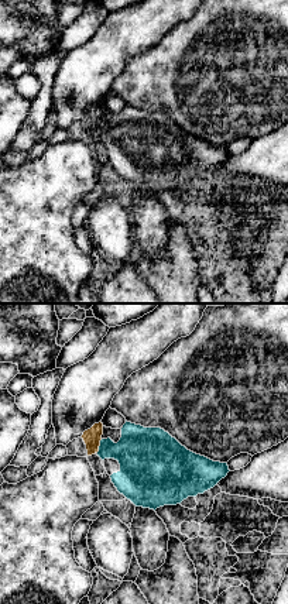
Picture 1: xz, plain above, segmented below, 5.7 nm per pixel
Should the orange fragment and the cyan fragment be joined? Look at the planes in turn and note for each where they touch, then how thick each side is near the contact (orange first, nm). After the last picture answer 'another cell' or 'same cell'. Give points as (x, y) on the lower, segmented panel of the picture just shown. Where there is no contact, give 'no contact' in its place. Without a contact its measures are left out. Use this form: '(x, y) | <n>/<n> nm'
(99, 445) | 100/280 nm

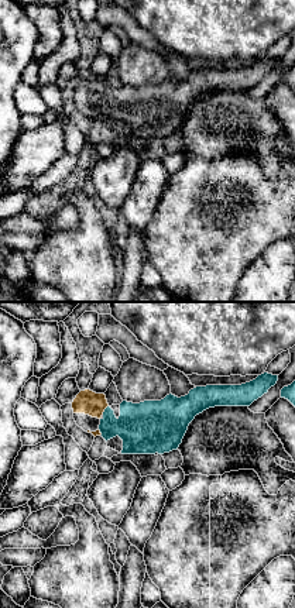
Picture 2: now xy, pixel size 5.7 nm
(105, 408) | 140/280 nm

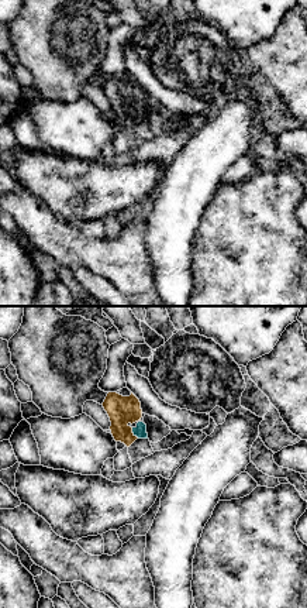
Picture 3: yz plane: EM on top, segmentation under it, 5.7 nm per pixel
(133, 433) | 160/70 nm

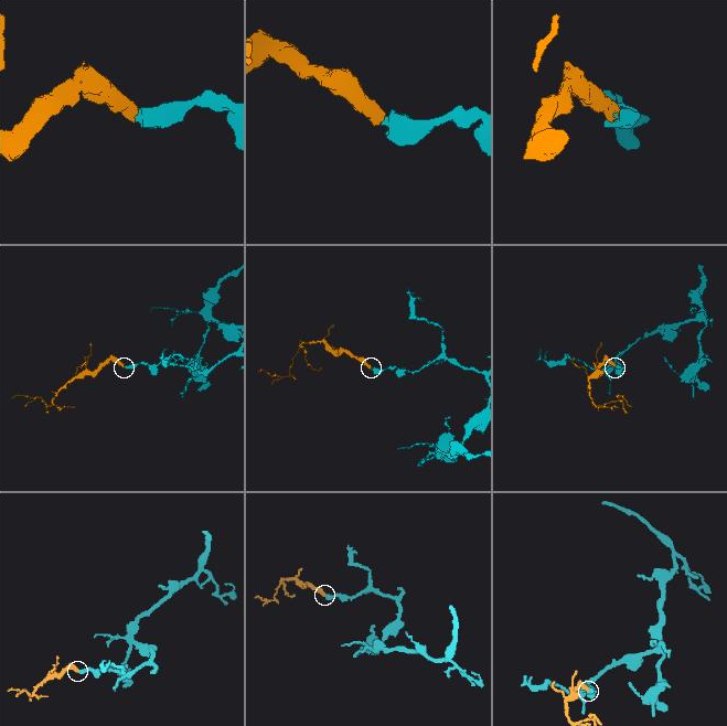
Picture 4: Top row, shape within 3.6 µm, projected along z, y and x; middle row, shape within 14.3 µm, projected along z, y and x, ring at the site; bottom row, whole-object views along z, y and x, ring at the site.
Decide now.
same cell

